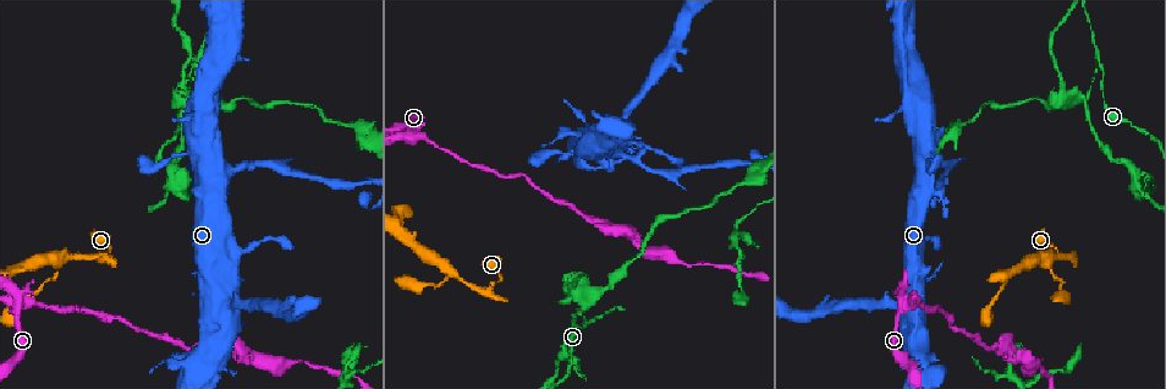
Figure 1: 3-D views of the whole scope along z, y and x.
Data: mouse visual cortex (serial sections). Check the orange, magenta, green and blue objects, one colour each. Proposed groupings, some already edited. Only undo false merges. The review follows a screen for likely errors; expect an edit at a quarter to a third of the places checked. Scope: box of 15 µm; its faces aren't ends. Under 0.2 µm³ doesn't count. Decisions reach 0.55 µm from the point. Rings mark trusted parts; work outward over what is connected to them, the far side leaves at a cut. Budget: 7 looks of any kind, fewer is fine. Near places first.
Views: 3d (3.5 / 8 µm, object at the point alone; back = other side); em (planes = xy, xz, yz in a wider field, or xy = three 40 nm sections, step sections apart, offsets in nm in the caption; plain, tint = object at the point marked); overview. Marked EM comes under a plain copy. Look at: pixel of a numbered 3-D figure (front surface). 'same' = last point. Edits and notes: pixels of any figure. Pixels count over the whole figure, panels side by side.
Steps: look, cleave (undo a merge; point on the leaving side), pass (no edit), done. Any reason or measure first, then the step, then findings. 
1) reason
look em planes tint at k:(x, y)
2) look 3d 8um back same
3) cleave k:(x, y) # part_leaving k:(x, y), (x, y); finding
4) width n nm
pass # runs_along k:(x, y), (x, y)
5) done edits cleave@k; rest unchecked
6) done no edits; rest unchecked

sharp bend
look 3d 3.5um at 1:(219, 178)

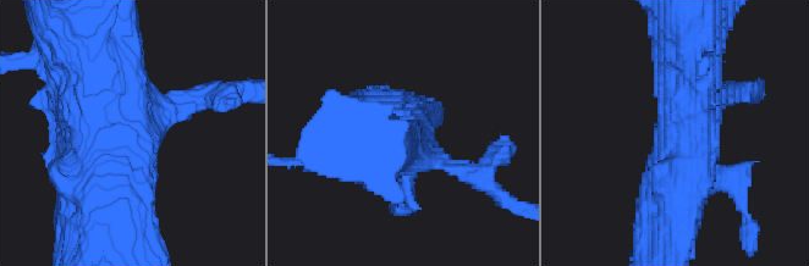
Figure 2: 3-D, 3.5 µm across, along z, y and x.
need the tissue
look em xy step 3 tint at 2:(136, 136)

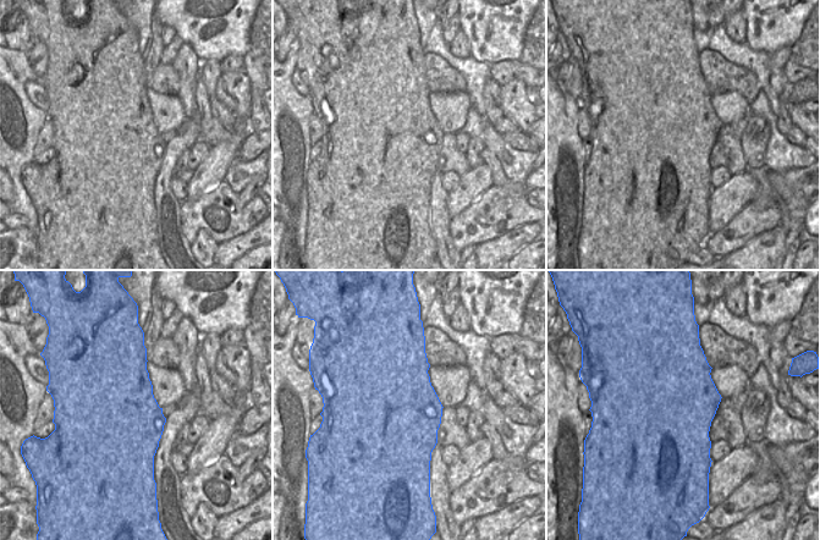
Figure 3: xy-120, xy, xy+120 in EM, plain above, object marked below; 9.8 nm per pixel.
pass # runs_along 2:(665, 236), (687, 149), (689, 71); all the same cell

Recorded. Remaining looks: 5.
abrupt turn
look 3d 8um at 1:(96, 258)

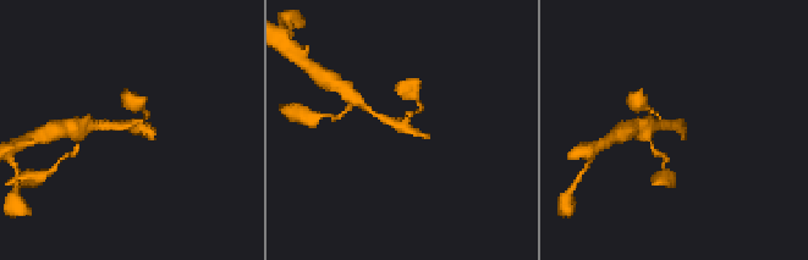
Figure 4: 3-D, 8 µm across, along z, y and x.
closer look
look 3d 3.5um at 4:(403, 120)

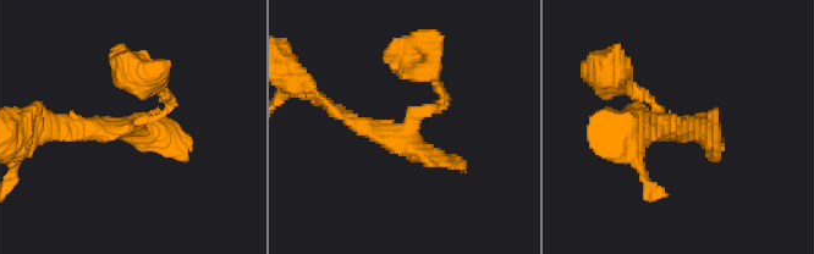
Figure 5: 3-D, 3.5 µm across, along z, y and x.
need the tissue
look em xy step 1 tint at 5:(408, 126)

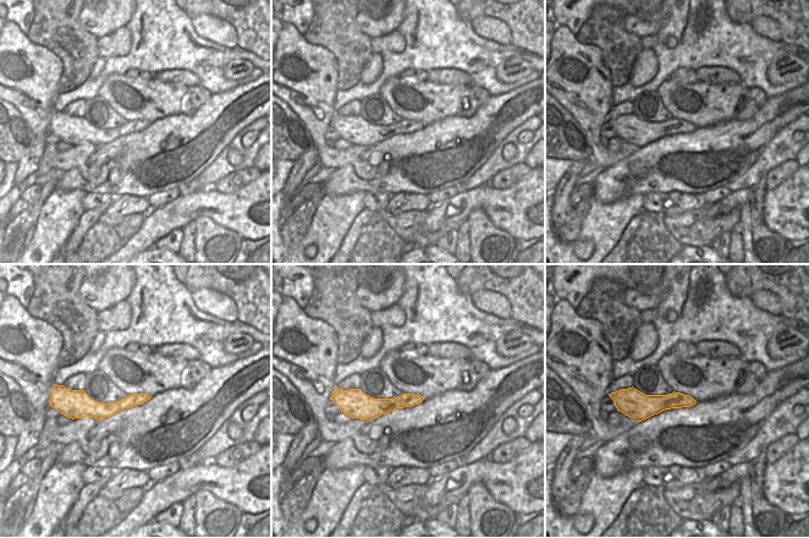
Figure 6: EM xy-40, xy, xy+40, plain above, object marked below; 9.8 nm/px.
pass # runs_along 6:(82, 394), (94, 407), (146, 396); one cell here

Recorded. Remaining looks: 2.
sudden change in width
look 3d 3.5um at 1:(18, 307)

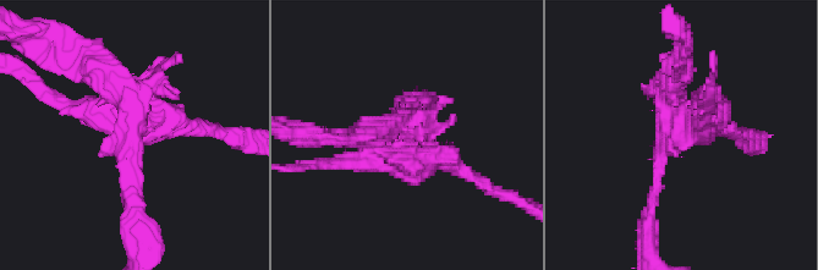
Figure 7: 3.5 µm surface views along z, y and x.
now the EM
look em planes tint at 7:(135, 131)

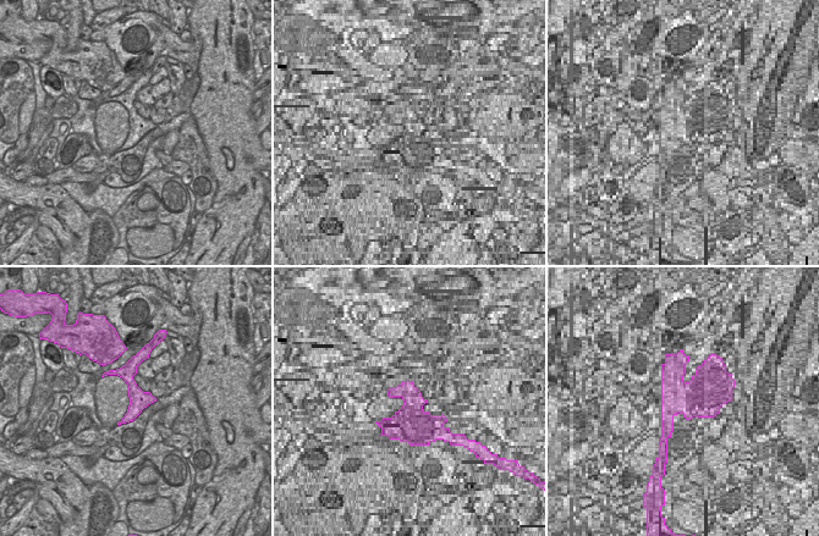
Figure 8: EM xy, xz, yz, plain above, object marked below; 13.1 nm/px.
cleave 7:(75, 106) # part_leaving 7:(408, 143), (510, 196); two cells meet here

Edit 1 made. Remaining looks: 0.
done edits cleave@7; rest unchecked

